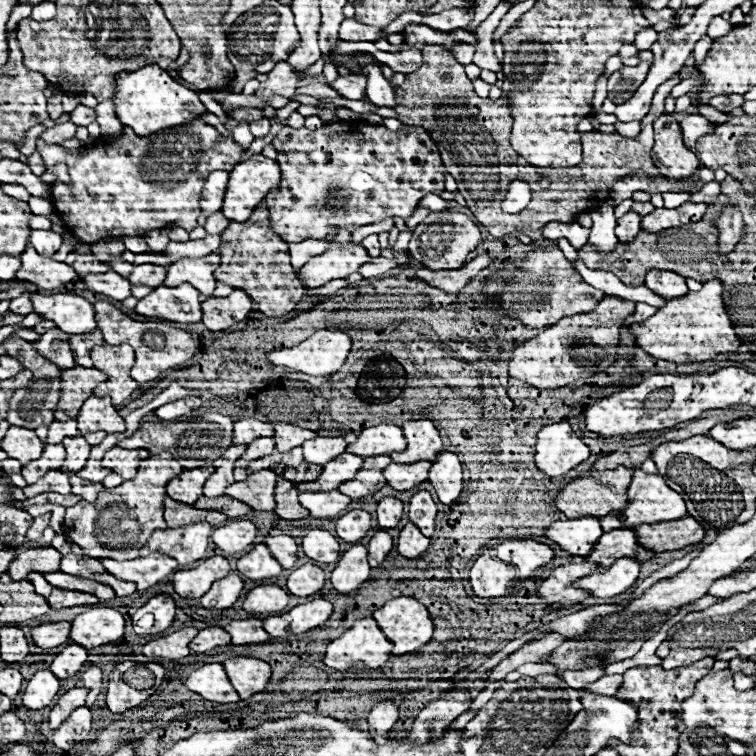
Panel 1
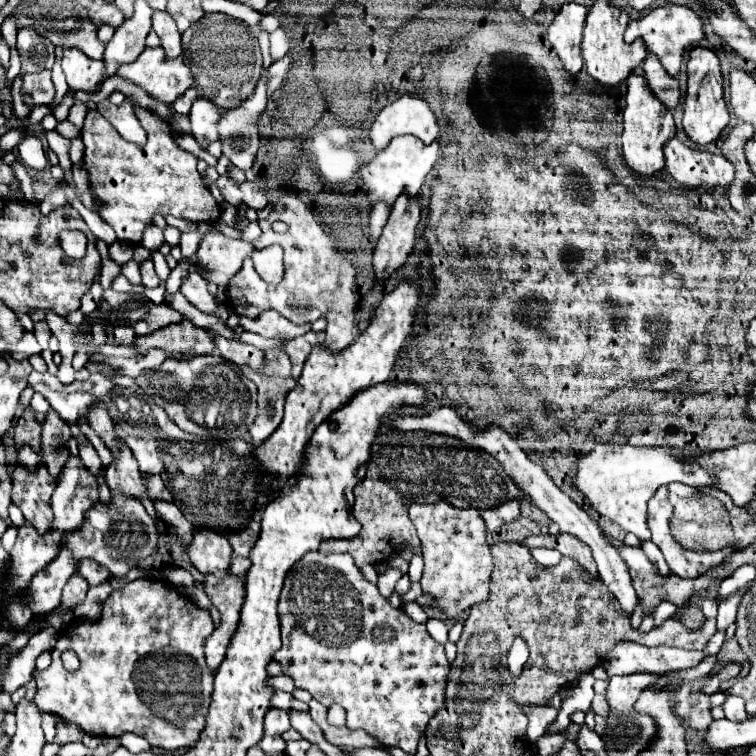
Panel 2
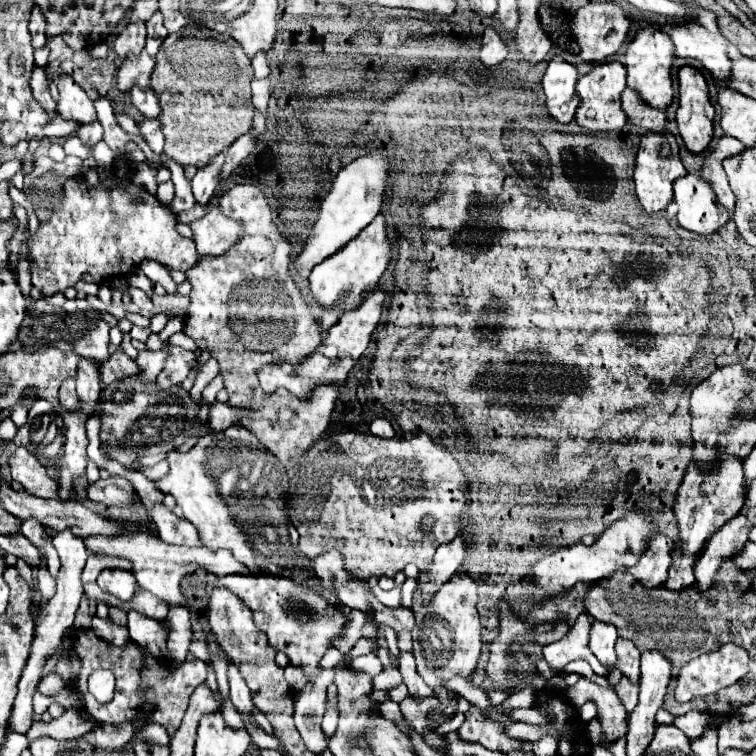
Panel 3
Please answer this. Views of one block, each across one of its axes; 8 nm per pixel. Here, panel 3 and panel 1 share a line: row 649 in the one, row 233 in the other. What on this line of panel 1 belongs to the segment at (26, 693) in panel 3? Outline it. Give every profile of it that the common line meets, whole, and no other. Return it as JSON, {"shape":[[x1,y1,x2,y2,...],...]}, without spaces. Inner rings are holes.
{"shape":[[32,230,30,244,36,248,38,254,52,256,62,244,62,234,52,232,52,230]]}

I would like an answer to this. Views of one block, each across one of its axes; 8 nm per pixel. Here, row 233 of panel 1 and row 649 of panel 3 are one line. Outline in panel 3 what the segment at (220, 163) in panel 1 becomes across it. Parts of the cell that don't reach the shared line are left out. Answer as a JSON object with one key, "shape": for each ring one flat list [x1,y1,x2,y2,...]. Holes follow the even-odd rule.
{"shape":[[78,630,74,636,74,642,72,642,72,650,76,652,78,662,80,662,80,676,76,680,76,688,80,688,80,692,84,696,84,710,90,718,94,718,100,724,104,722,104,724,118,726,122,722,146,718,146,724,156,722,156,724,164,726,168,736,172,738,188,708,190,694,194,692,194,688,198,684,202,684,206,680,206,664,202,660,198,660,192,652,188,652,184,666,180,666,180,668,174,662,158,660,152,654,144,654,144,660,142,660,142,648,136,642,130,640,124,646,114,646,114,644,98,638,94,634,94,630],[174,666,176,666,176,670,168,670],[96,668,108,668,116,676,116,692,114,692,112,702,108,702,108,704,98,704,96,698,86,690,86,676],[144,704,152,704,154,708,148,712,148,710,144,710]]}

